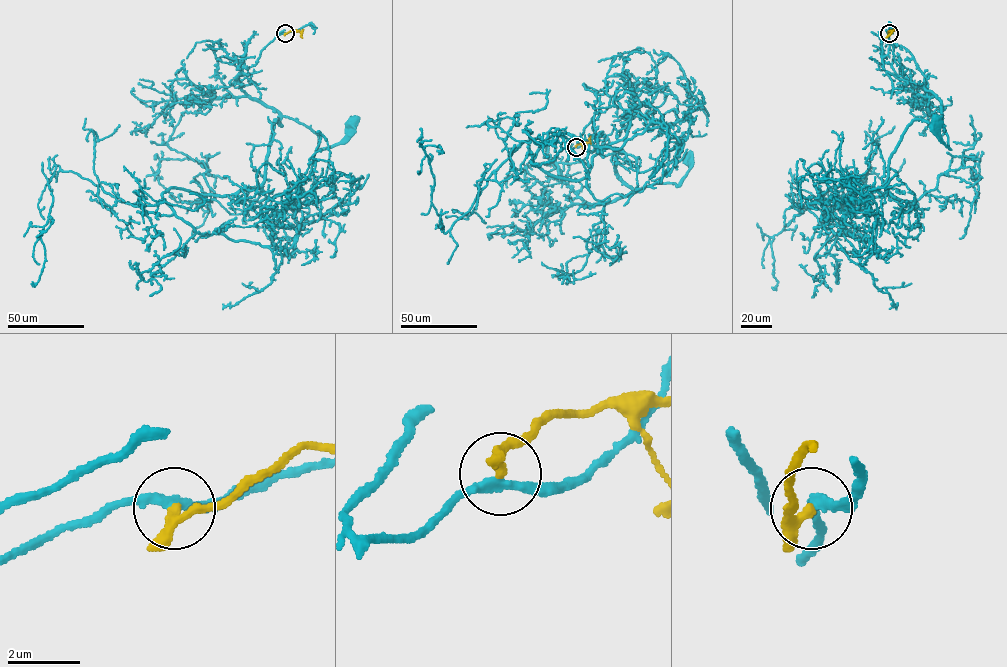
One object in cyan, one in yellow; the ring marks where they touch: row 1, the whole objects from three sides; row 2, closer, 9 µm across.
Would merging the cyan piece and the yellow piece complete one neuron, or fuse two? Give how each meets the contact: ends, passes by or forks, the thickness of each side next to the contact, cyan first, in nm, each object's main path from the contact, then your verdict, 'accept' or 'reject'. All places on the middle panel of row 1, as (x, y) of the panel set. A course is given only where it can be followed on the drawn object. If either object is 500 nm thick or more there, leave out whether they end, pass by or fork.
cyan passes by; yellow passes by; 260 nm thick on the cyan side, 220 nm on the other; cyan runs (576, 147), (563, 179), (591, 203), (656, 183), (677, 186), (688, 159); yellow runs (576, 146), (589, 141), (590, 136); reject

